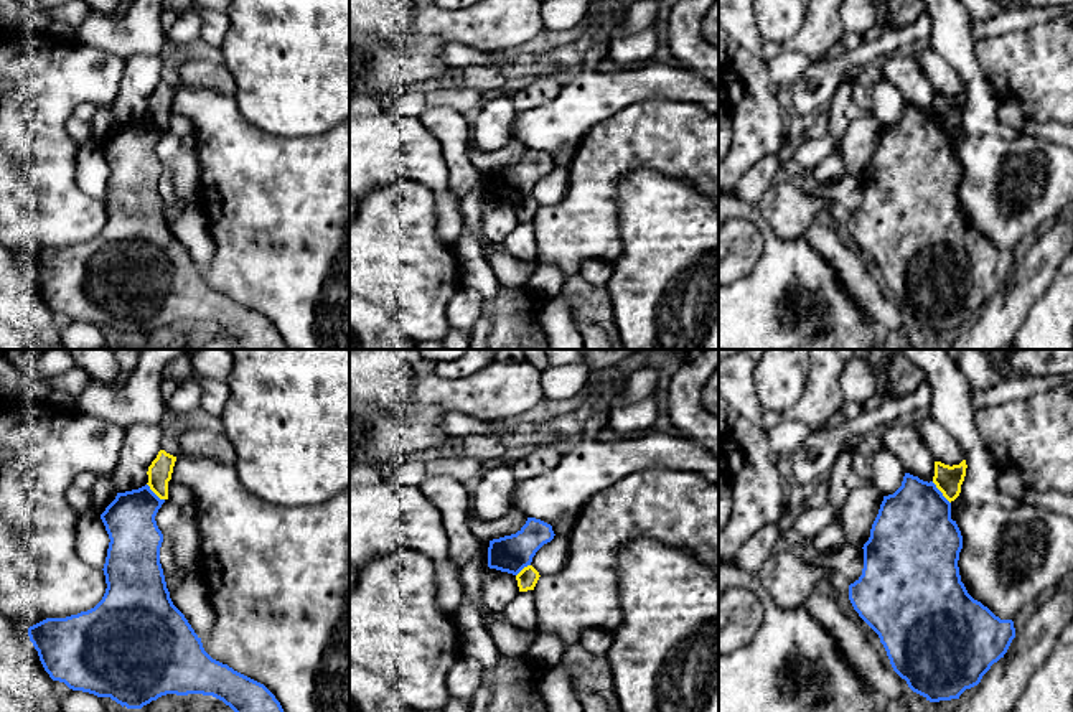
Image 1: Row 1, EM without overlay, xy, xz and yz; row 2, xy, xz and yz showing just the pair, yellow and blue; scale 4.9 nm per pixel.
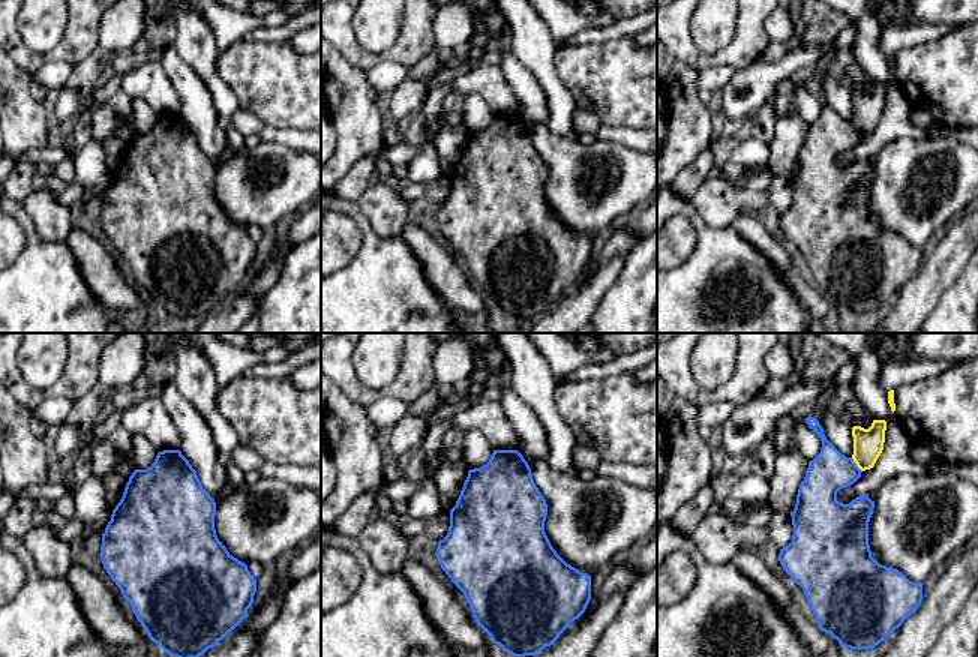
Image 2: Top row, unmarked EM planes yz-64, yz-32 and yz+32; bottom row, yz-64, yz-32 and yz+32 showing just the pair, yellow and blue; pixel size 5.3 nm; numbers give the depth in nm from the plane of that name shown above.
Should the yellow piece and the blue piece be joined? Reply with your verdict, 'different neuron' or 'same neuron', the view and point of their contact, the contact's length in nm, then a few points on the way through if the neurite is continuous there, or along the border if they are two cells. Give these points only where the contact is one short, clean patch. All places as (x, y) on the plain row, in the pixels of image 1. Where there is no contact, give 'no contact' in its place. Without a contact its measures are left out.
different neuron; meets yellow in yz at (941, 122); contact 140 nm long; border along yz (932, 112), (950, 134)

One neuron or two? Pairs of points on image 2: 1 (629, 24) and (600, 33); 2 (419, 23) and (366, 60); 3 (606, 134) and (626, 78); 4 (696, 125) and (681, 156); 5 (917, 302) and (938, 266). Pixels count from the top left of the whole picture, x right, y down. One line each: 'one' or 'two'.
1: one
2: one
3: two
4: one
5: one

